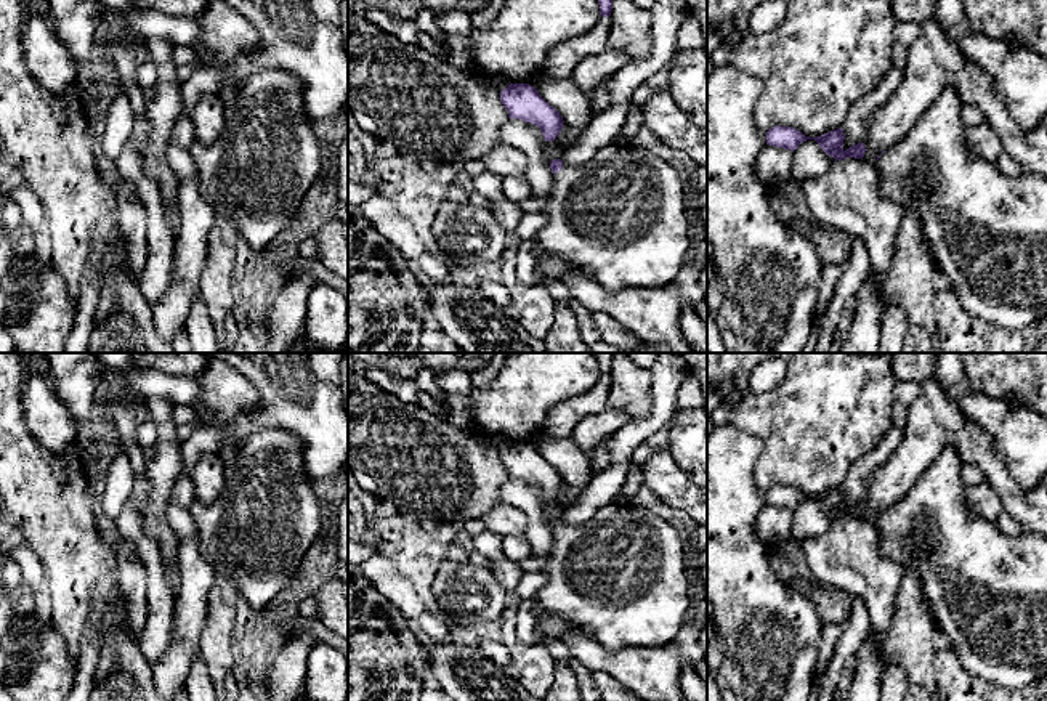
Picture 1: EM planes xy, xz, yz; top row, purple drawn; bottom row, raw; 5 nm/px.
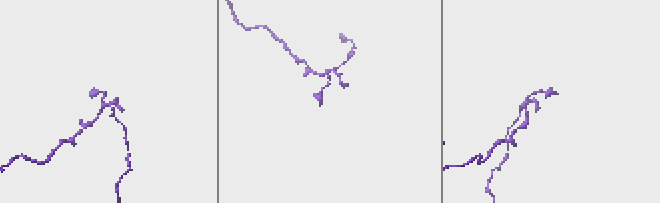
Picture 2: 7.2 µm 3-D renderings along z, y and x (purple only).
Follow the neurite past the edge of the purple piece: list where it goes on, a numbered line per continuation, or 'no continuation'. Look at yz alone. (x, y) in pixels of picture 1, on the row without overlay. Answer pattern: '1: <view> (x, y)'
1: yz (988, 591)

